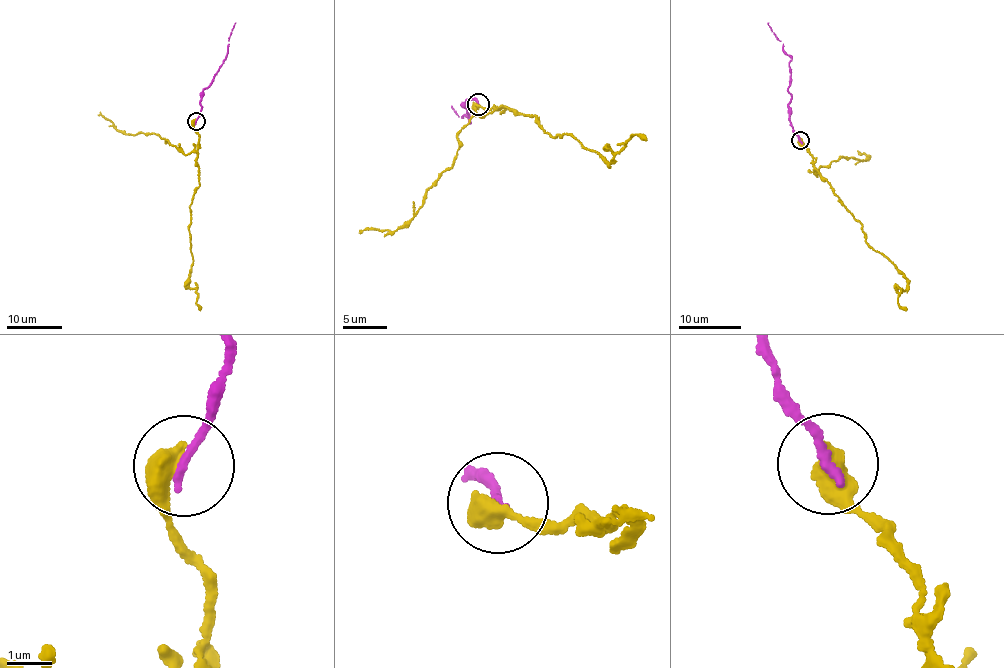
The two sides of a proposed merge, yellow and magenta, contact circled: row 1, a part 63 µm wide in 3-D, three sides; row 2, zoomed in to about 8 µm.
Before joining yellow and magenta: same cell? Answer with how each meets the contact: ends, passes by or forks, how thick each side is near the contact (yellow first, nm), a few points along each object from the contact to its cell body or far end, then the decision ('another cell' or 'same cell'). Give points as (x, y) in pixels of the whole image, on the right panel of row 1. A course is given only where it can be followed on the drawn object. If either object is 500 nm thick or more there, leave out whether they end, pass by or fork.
calibres 550 and 200 nm; course yellow (799, 140), (820, 178), (860, 223), (864, 241), (906, 280), (898, 304), (906, 308); course magenta (799, 140), (792, 125), (792, 98), (787, 90), (792, 59), (768, 22); another cell

